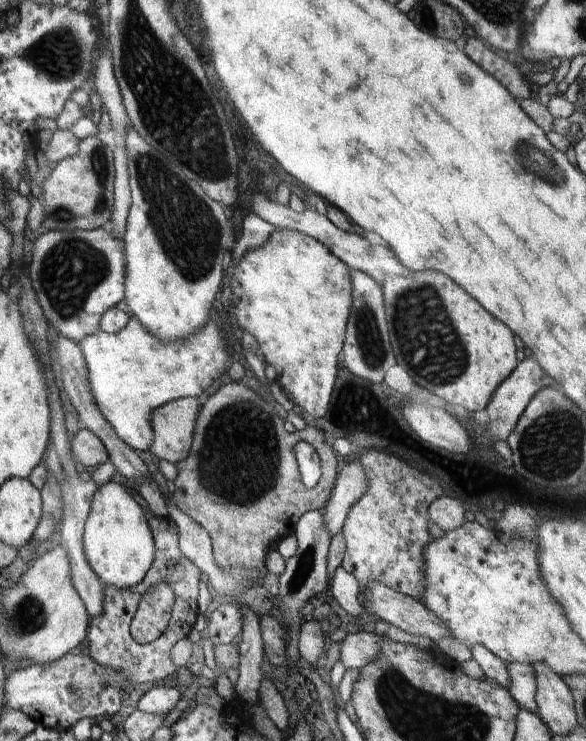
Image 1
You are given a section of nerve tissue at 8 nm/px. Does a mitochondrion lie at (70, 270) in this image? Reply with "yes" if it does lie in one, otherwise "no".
yes

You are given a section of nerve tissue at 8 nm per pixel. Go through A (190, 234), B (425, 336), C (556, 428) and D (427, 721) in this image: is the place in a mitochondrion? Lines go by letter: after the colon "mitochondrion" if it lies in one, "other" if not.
A: mitochondrion
B: mitochondrion
C: mitochondrion
D: mitochondrion

